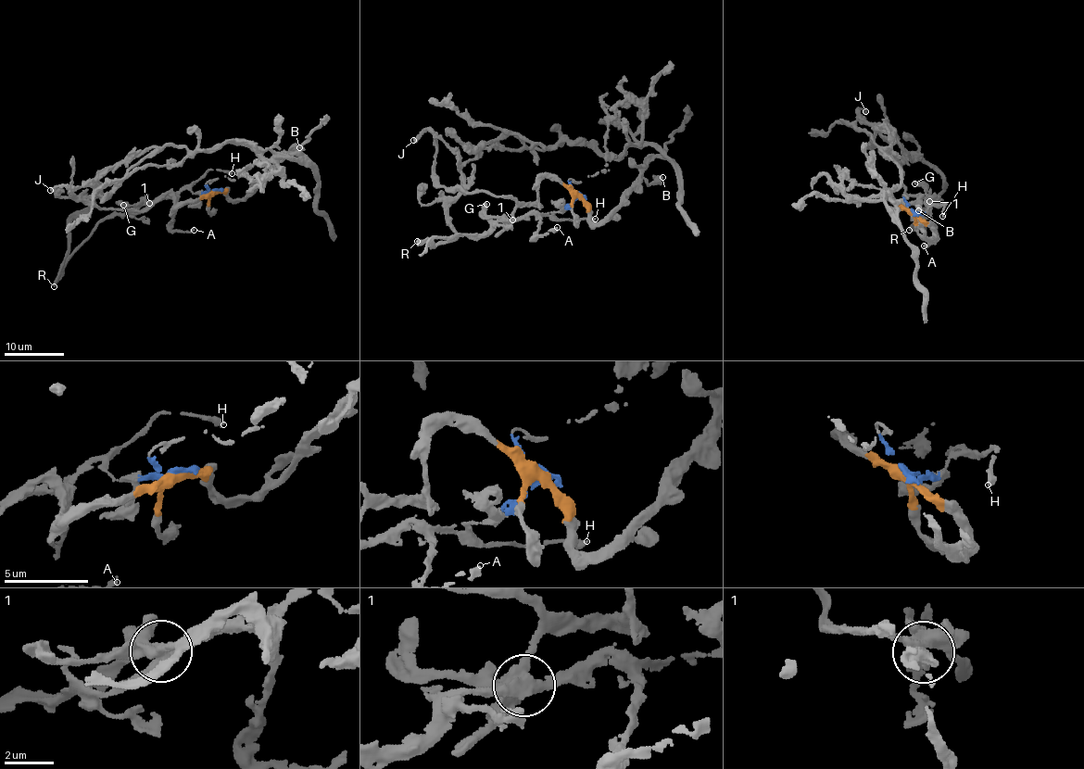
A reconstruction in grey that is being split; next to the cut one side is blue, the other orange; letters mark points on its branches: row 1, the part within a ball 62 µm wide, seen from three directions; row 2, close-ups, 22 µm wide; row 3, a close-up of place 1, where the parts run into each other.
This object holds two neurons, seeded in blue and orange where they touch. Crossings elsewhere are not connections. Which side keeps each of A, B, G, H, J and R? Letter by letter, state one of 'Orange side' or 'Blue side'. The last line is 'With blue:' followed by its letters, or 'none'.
A: Blue side
B: Orange side
G: Orange side
H: Blue side
J: Blue side
R: Blue side
With blue: A, H, J, R

